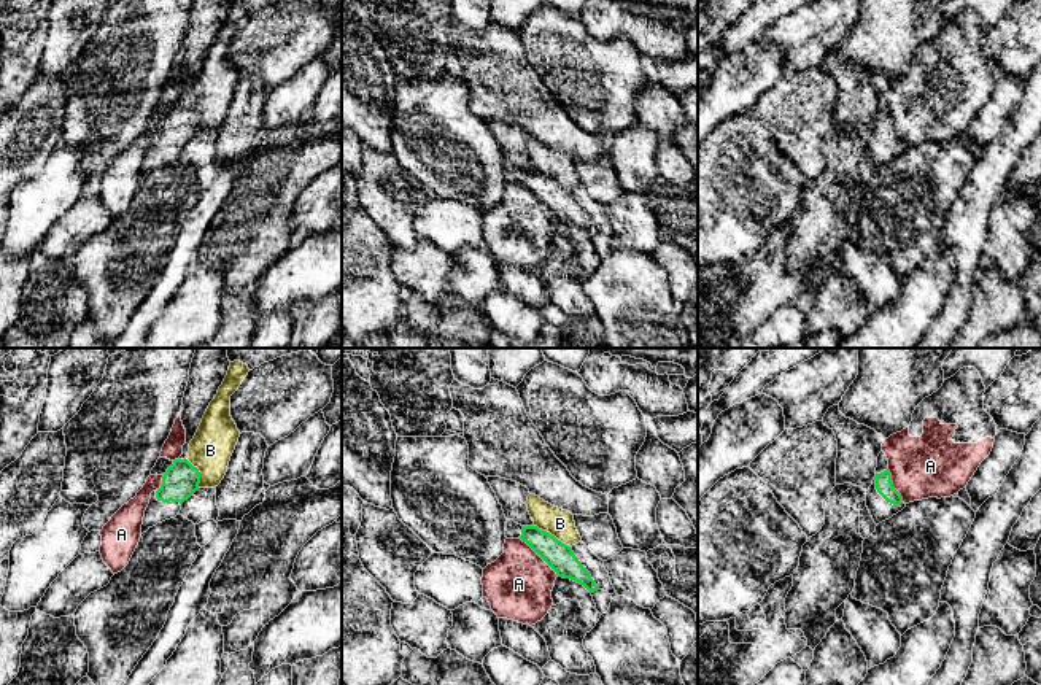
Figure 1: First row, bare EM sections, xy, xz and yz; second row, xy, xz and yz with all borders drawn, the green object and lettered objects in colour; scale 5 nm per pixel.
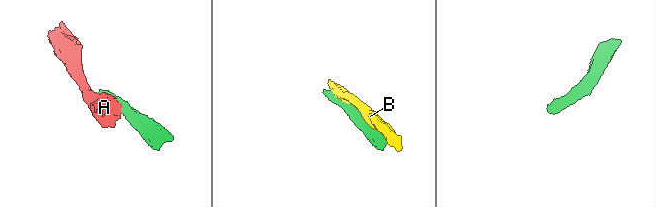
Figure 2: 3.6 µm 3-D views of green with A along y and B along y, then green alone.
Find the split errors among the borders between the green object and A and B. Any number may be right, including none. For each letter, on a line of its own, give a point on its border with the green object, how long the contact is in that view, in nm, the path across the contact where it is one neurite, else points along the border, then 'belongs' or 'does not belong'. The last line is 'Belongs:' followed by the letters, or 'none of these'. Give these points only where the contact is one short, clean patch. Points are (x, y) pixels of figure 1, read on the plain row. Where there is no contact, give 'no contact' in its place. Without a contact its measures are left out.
A: contact xz (539, 199); length 280 nm; does not belong
B: contact xz (550, 178); length 220 nm; border xz (534, 169), (569, 191); does not belong
Belongs: none of these

